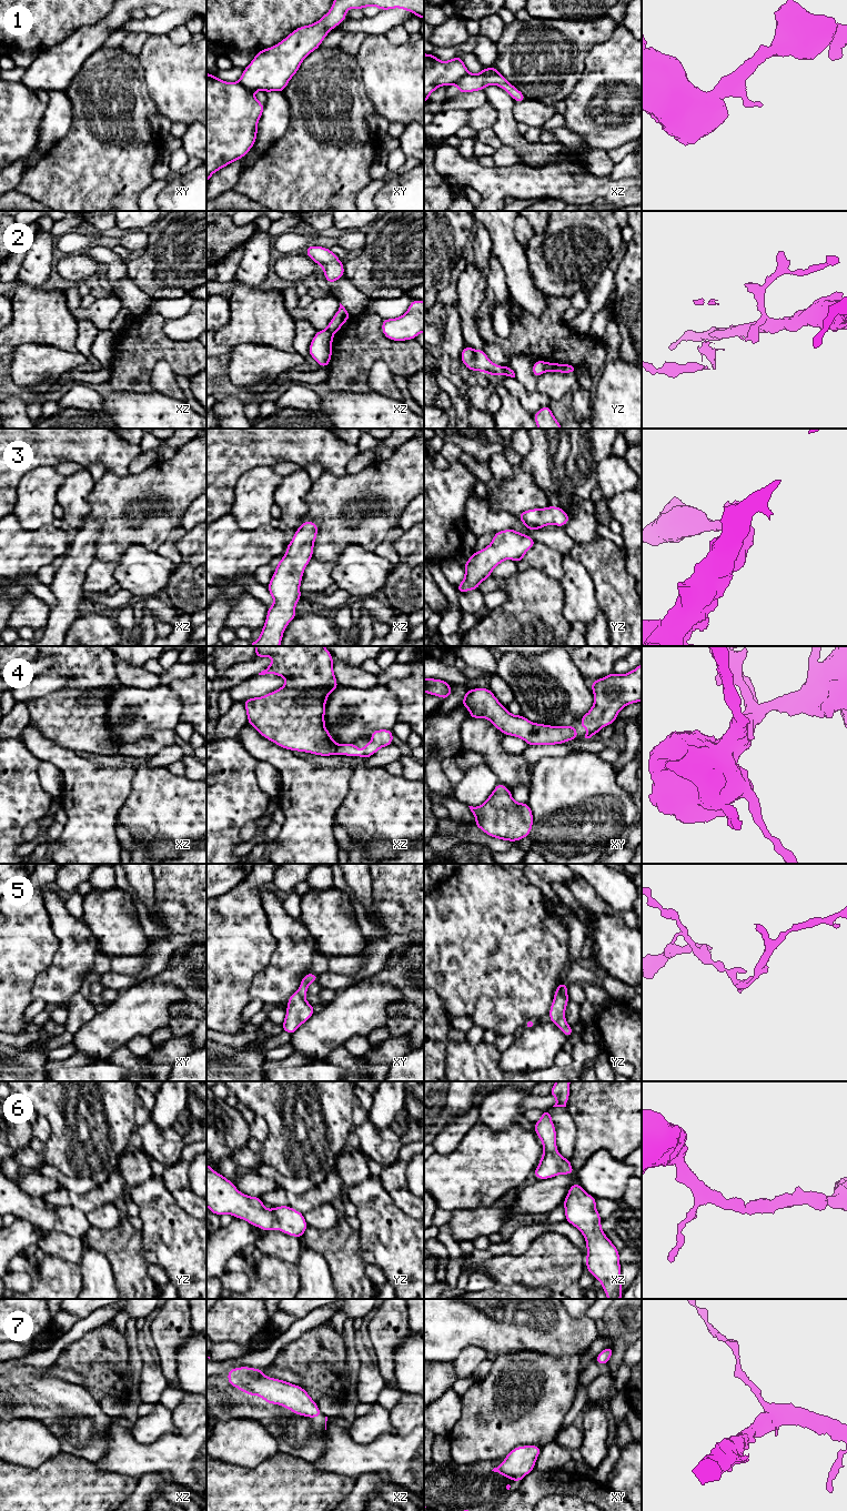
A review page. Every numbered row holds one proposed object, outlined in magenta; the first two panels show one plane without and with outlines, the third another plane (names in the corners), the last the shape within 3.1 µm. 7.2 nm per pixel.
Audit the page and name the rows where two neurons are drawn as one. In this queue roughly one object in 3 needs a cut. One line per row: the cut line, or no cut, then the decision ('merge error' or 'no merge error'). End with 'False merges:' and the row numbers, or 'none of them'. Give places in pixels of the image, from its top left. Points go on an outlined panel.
1: cut xy (238, 81), (252, 93); merge error
2: cut yz (544, 362), (545, 371); merge error
3: cut none; no merge error
4: cut none; no merge error
5: cut xy (298, 990), (304, 998); merge error
6: cut none; no merge error
7: cut none; no merge error
False merges: 1, 2, 5

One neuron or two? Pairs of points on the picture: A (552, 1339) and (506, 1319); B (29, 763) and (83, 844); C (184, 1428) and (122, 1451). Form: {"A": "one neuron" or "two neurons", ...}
{"A": "one neuron", "B": "two neurons", "C": "one neuron"}

